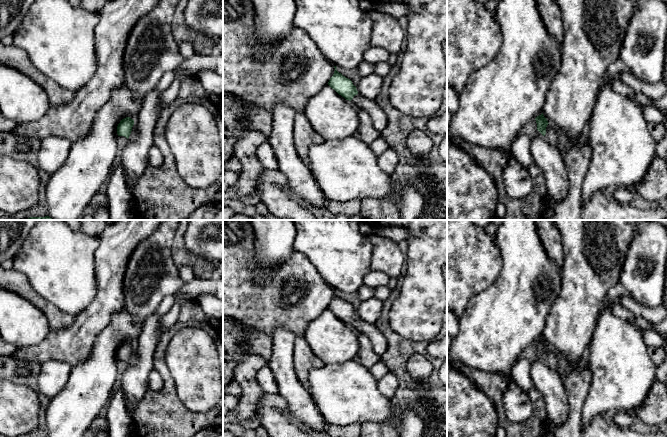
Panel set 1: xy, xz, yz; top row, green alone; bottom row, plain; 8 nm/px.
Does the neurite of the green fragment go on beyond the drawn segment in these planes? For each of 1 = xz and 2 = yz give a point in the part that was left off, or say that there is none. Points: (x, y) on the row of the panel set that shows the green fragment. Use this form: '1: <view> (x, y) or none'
1: xz (379, 118)
2: yz (552, 134)

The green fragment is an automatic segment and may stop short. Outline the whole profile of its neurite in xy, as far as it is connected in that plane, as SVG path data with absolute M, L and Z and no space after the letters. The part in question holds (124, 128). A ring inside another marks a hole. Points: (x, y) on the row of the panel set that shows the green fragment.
M130 117L122 119L117 126L117 134L126 137L128 141L135 141L138 138L138 132L134 120Z

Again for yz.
M543 113L537 116L535 120L537 123L537 130L551 146L556 147L559 142L559 131L553 125L548 123Z

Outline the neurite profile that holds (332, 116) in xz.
M329 85L306 103L303 114L325 140L343 140L358 131L358 109Z

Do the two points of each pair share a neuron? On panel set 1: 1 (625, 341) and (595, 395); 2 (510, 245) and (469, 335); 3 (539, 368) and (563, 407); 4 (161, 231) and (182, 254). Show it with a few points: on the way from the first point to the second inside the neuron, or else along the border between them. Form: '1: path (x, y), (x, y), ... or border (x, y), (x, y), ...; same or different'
1: path (619, 354), (619, 371), (608, 382); same
2: path (510, 267), (510, 292), (489, 313); same
3: path (551, 373), (558, 378), (560, 395); same
4: border (176, 230), (172, 244), (172, 260), (175, 266); different

